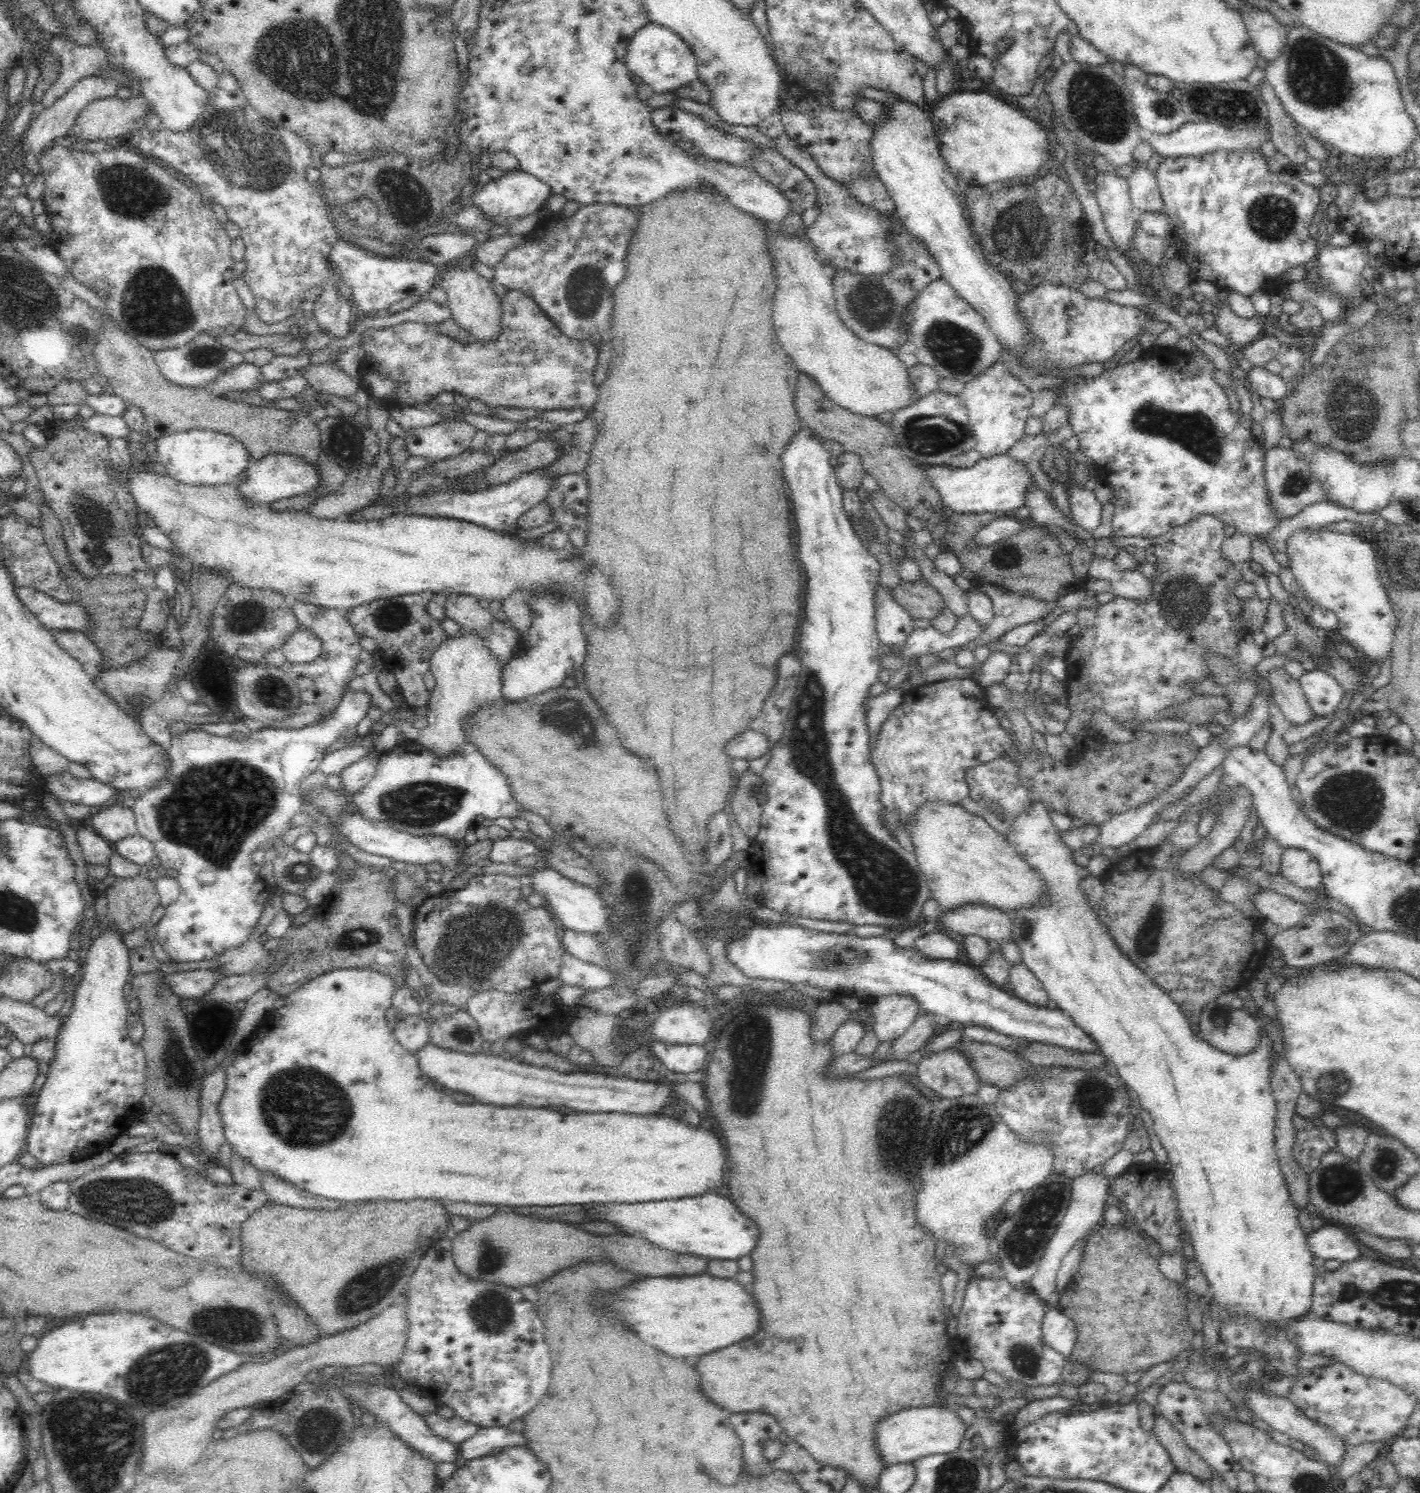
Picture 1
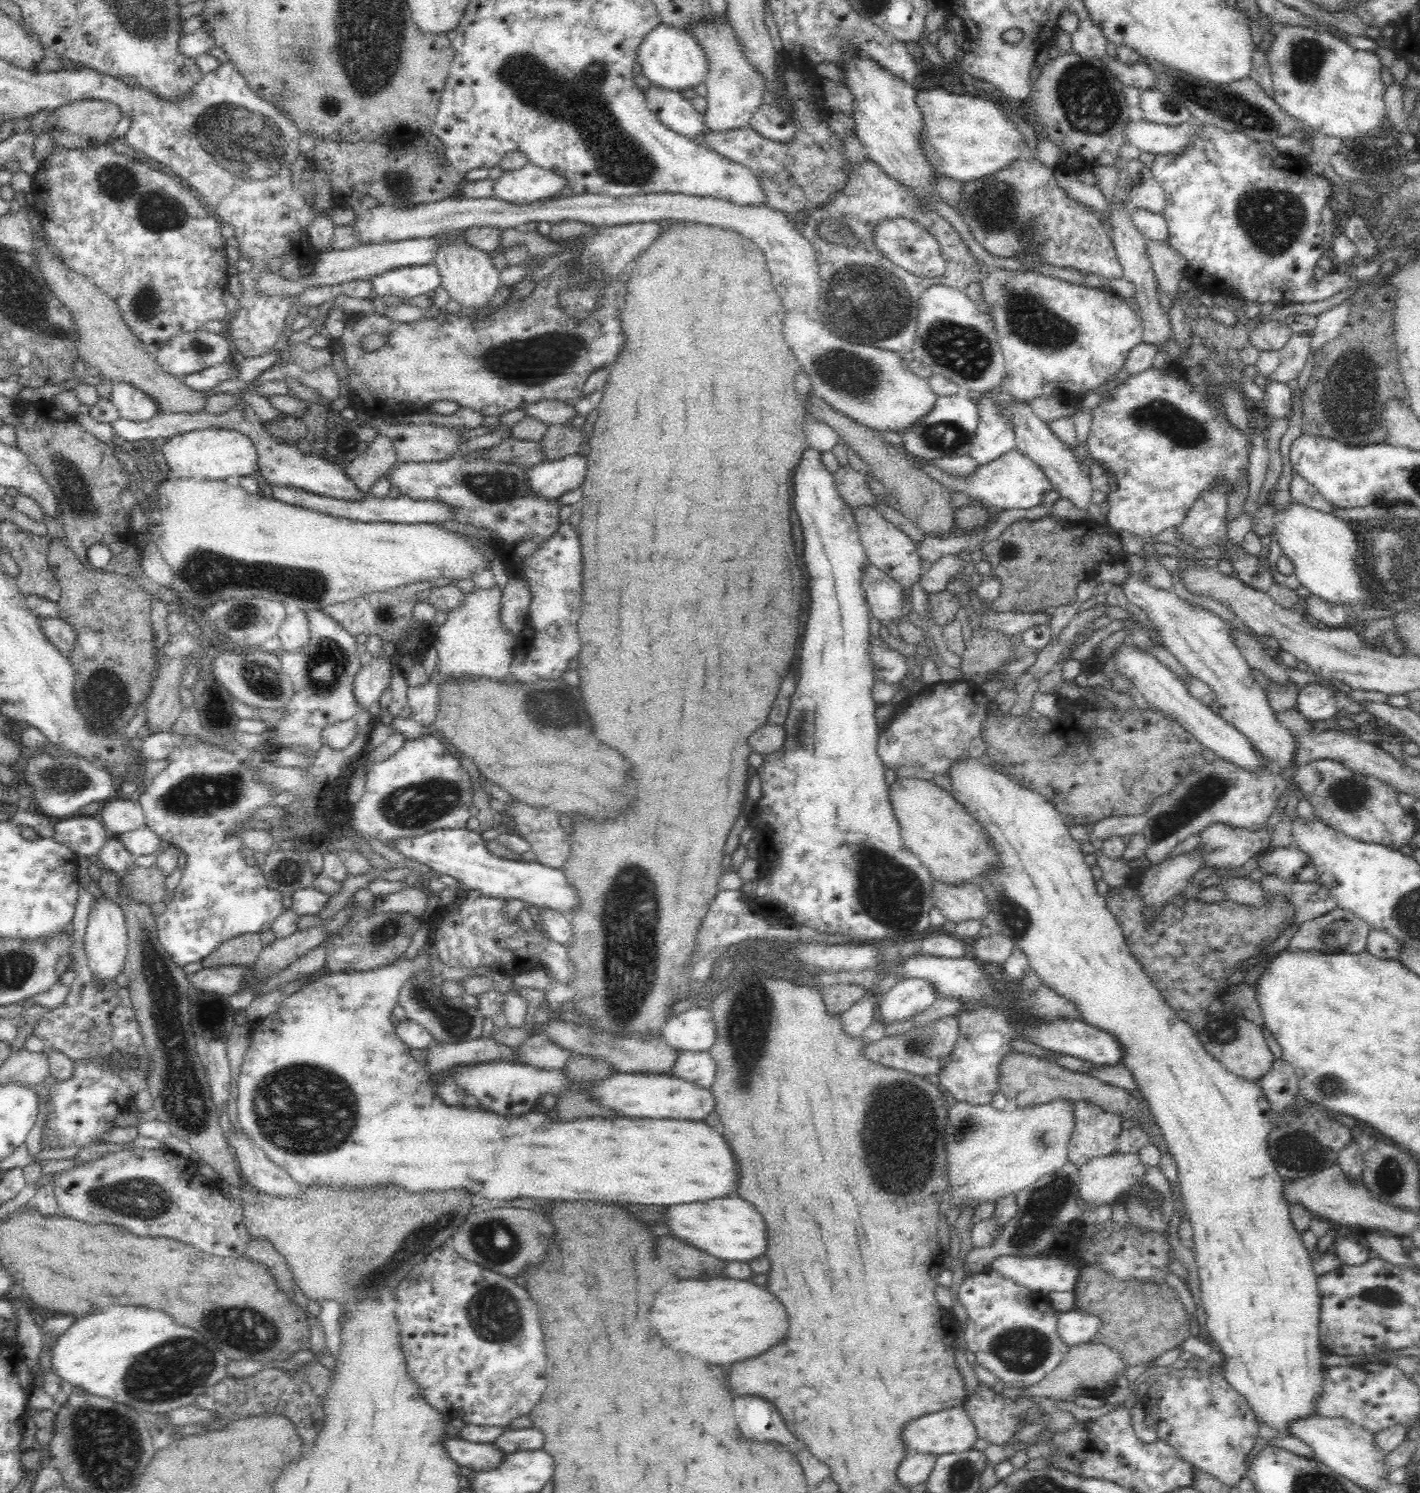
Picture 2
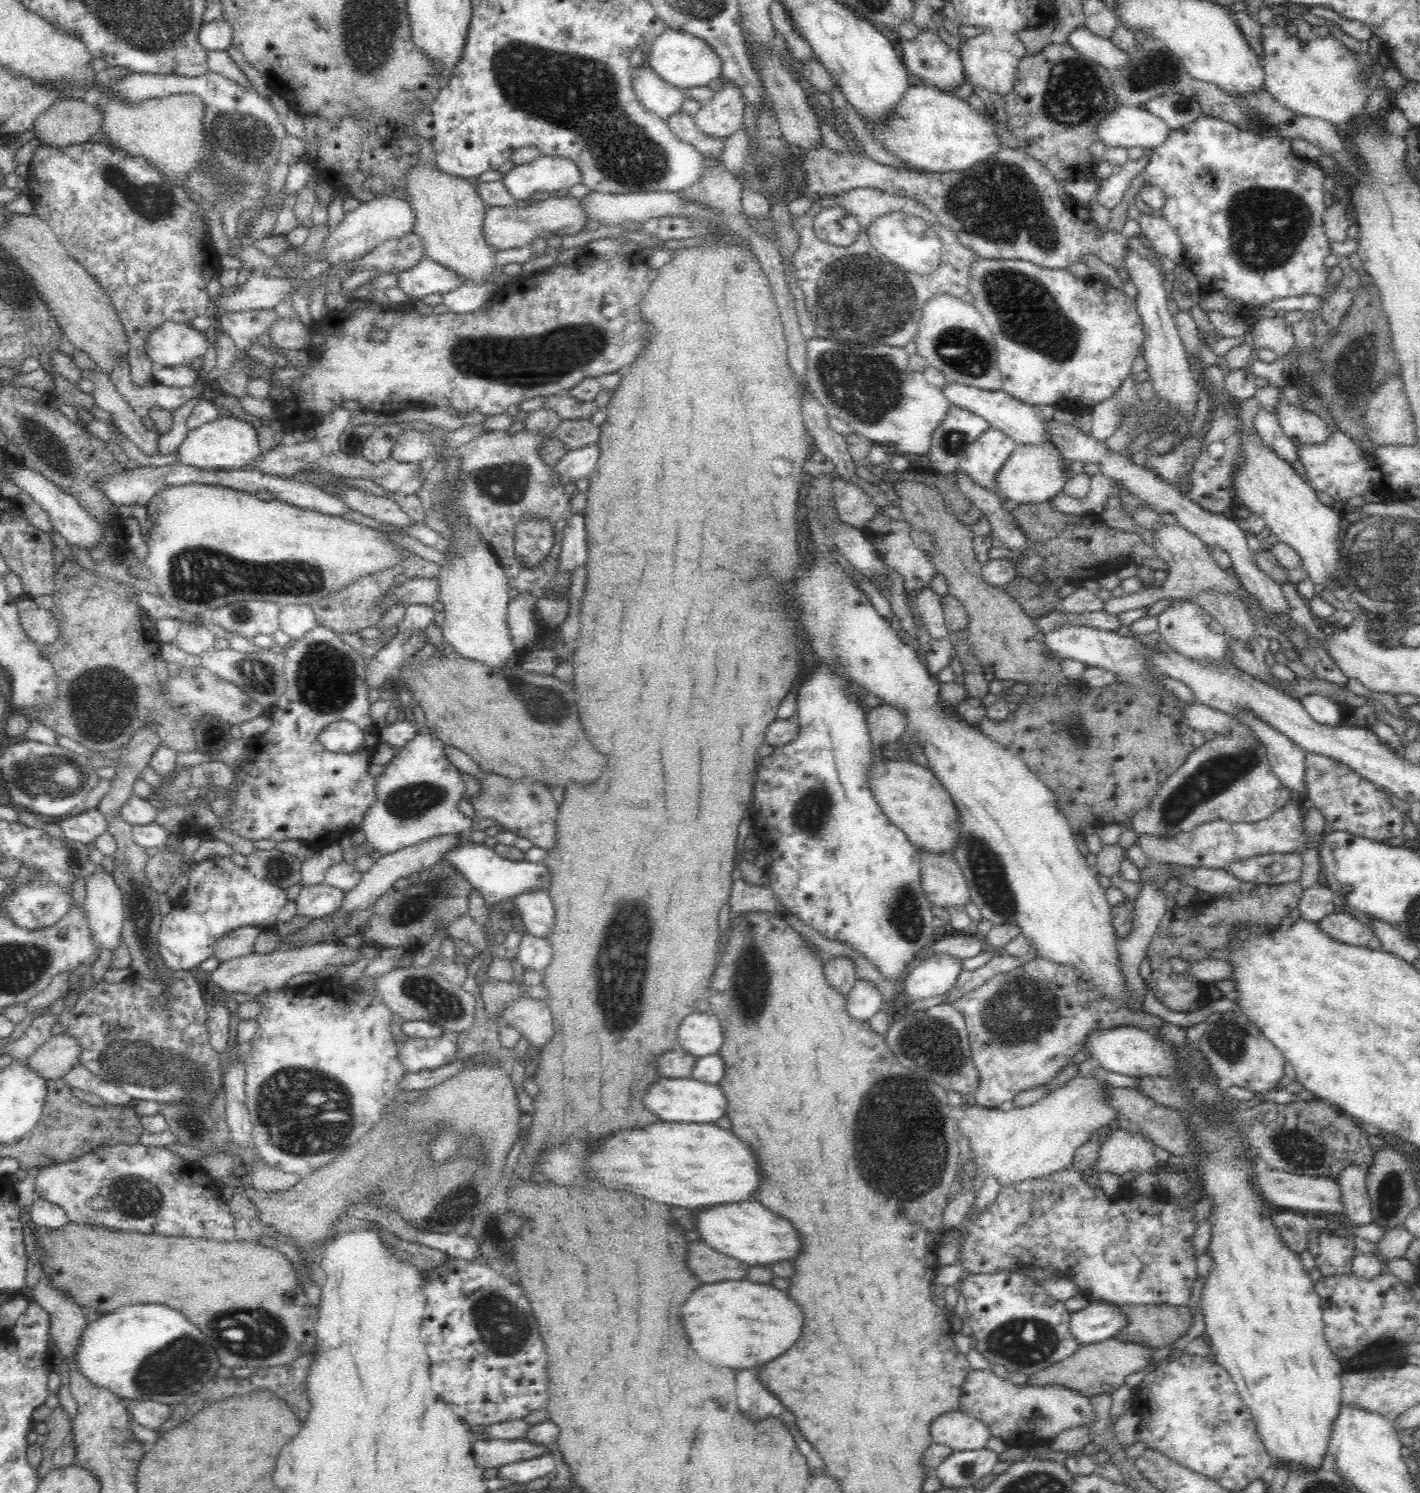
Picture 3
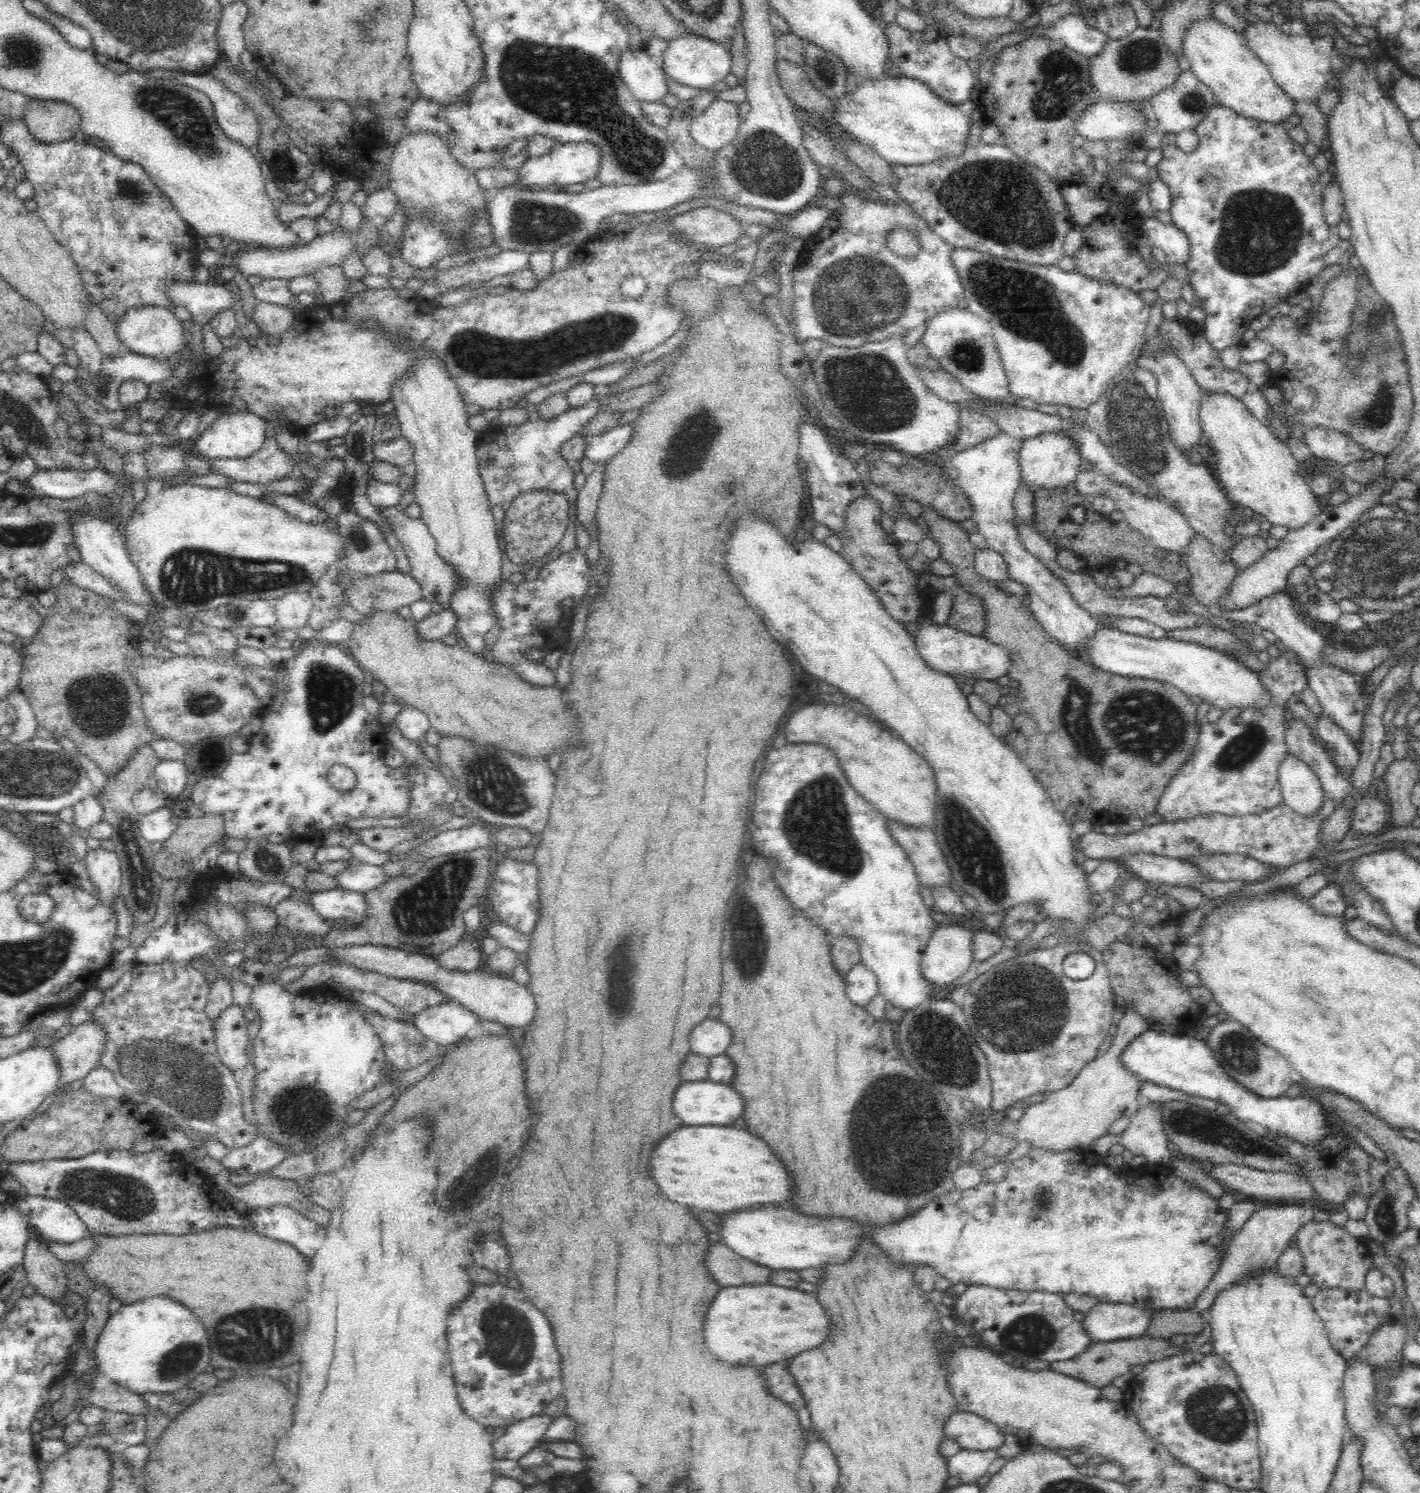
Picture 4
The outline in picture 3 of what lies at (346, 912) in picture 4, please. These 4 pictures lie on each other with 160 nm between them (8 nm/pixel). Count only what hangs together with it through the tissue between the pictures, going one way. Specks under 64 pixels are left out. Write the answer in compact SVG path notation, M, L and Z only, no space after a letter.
M326 883L305 886L297 894L294 901L300 916L322 918L333 914L342 904L345 891L334 888Z

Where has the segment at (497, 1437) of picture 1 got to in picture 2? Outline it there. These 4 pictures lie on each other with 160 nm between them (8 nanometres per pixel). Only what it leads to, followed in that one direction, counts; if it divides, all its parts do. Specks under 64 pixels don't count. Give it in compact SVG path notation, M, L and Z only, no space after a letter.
M504 1427L502 1434L490 1443L492 1447L496 1447L504 1454L514 1453L517 1451L534 1451L542 1449L542 1442L544 1442L544 1433L538 1431L536 1427L525 1429L510 1429Z

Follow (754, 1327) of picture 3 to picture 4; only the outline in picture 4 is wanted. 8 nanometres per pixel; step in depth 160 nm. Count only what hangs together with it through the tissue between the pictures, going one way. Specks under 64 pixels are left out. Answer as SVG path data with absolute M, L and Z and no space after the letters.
M769 1282L720 1288L704 1322L706 1348L714 1356L730 1364L750 1366L786 1362L786 1358L822 1344L826 1334L830 1334L830 1318L812 1293Z

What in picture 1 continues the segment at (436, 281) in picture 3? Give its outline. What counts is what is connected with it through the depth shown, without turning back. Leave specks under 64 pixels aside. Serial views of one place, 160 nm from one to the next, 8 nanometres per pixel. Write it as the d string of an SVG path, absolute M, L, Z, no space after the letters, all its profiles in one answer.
M341 239L332 246L330 263L341 272L342 282L352 289L355 311L365 315L384 313L392 304L405 298L424 298L436 278L436 268L430 262L409 257L379 257L356 244L350 246Z

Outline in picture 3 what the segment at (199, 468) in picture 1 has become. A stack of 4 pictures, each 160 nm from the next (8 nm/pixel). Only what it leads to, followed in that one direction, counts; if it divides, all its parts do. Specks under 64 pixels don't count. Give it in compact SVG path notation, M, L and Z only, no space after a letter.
M220 417L205 422L187 432L182 443L174 451L176 462L201 467L209 471L242 469L252 464L260 455L254 427L238 417Z

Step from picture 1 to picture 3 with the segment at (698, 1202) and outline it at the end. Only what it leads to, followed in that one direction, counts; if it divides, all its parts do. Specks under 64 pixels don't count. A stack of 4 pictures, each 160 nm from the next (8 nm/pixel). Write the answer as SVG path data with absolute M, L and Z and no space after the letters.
M736 1202L693 1212L695 1229L702 1243L747 1265L774 1264L778 1260L790 1260L800 1252L800 1236L786 1218L768 1212L760 1202Z

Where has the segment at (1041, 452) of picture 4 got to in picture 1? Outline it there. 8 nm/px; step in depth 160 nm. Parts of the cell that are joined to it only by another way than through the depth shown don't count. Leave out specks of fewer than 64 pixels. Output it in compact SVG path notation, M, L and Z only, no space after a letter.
M1006 453L990 456L990 458L982 457L976 464L969 467L956 468L942 464L925 466L924 469L926 475L928 475L928 480L934 485L934 489L940 496L943 508L948 508L951 514L995 513L1002 515L1006 510L1014 510L1022 506L1026 494L1029 492L1028 486L1034 484L1025 463L1008 457Z

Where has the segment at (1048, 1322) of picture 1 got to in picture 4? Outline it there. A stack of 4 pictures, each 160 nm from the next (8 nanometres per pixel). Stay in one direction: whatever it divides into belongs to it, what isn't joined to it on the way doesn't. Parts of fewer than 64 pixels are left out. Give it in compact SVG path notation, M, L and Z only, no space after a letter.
M1099 1301L1080 1323L1090 1342L1110 1342L1144 1336L1151 1318L1151 1312L1131 1304Z

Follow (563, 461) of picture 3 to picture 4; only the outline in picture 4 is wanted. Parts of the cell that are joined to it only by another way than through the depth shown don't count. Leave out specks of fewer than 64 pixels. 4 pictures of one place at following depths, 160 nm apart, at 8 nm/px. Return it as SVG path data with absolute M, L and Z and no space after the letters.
M630 424L616 425L602 434L591 436L588 438L586 448L579 460L581 462L586 458L594 464L604 463L626 446L630 436L632 436L632 425Z

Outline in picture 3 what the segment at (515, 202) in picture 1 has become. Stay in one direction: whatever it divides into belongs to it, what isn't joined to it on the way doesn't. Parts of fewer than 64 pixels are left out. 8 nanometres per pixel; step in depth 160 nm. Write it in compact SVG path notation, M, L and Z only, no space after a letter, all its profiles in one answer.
M538 155L532 162L514 165L500 182L517 201L526 203L537 192L555 192L580 184L580 169L571 159Z

